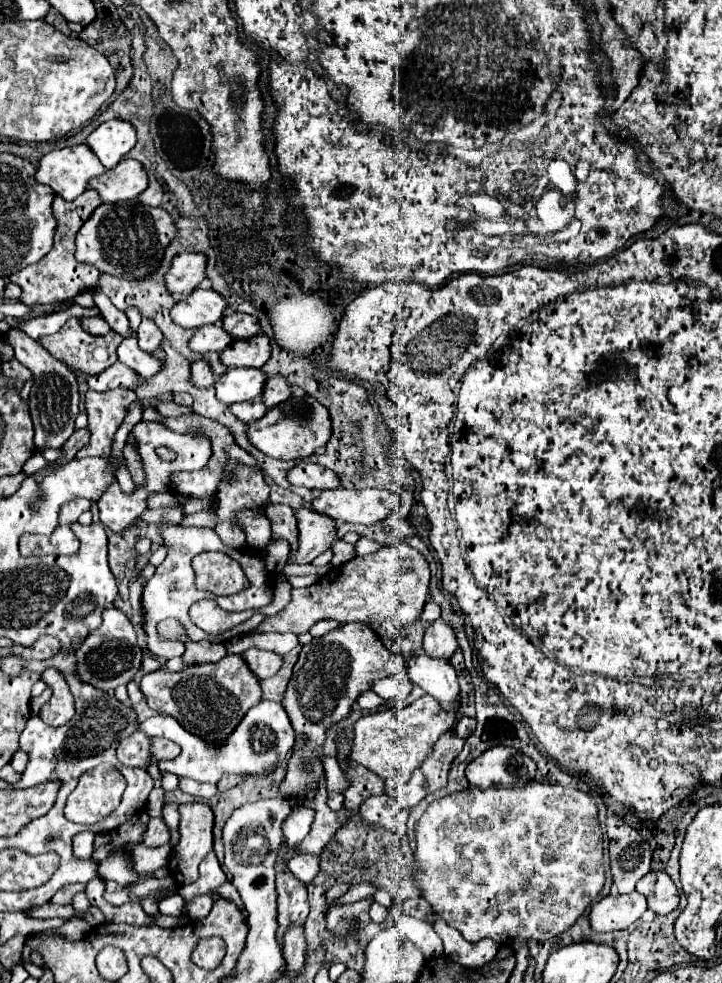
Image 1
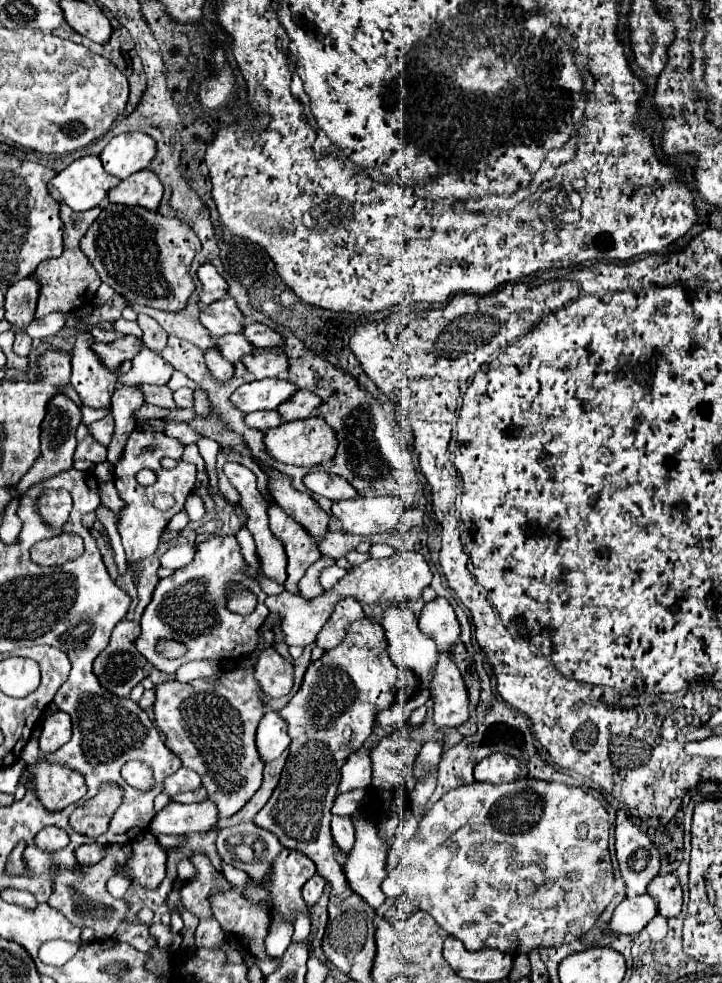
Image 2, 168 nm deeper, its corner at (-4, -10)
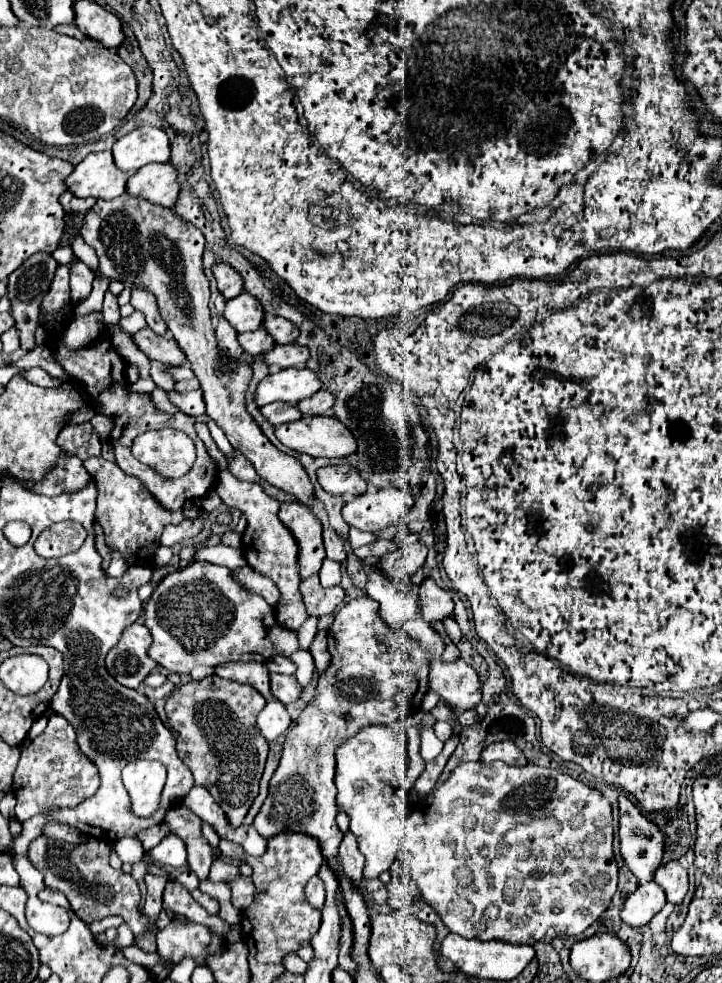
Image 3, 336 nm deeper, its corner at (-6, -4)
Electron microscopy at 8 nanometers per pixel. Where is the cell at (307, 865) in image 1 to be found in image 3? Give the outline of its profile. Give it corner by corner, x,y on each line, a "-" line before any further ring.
314,875
314,879
310,879
310,883
306,885
306,899
314,909
320,909
324,905
324,887
318,875

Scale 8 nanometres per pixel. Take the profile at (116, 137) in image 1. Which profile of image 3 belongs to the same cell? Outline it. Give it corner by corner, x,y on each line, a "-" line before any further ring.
138,127
116,141
112,155
118,169
138,171
148,163
166,163
170,159
170,139
162,129

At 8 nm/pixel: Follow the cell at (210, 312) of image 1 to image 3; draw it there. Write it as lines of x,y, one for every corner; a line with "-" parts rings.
244,291
242,295
238,295
226,303
224,315
234,325
234,329
238,329
240,333
256,331
262,327
264,307
260,305
260,301
256,297
248,295

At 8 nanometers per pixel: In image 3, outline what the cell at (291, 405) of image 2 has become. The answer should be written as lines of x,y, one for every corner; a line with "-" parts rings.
328,389
318,391
318,395
312,395
312,399
304,399
302,403
298,403
298,409
302,411
302,415
324,415
330,413
334,405
334,395

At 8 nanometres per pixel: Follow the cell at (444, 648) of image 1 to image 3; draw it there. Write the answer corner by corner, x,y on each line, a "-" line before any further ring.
430,577
420,583
420,615
426,623
444,621
454,613
454,601
448,591
440,589

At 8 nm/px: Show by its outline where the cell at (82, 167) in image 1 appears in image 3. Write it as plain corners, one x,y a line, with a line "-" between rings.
102,151
90,153
82,163
78,163
74,173
66,179
66,185
74,197
116,199
126,193
126,181
130,175
134,173
120,171
114,165
110,151

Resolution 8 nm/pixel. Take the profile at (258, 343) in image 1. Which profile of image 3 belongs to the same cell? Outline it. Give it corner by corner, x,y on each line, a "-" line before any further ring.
298,343
290,345
276,345
272,351
264,355
266,365
278,365
278,367
304,367
310,359
310,351

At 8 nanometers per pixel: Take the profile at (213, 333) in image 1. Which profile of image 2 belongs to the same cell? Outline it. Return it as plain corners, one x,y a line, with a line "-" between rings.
224,335
224,337
218,337
216,341
216,349
220,351
220,355
226,359
226,361
230,361
230,363
234,363
234,361
240,361
244,355
248,355
248,353
252,353
254,351
254,347
246,341
246,337
244,335

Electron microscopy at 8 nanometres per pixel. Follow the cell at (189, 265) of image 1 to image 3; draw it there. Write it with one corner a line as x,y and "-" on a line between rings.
218,263
218,265
212,267
212,273
214,273
216,281
218,281
220,293
226,299
234,299
236,295
240,295
244,291
244,279
234,267
230,267
226,263

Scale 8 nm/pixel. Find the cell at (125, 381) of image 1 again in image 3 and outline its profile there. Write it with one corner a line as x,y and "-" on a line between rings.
196,389
196,391
188,391
188,393
168,393
170,395
170,401
186,415
192,415
192,417
198,417
206,411
206,405
204,405
204,399
202,399
202,391

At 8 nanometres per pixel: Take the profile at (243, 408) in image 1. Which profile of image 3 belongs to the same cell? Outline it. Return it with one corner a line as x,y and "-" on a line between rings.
276,401
276,403
270,403
270,405
264,405
262,407
262,413
266,415
266,419
278,427
282,423
292,423
292,421
298,421
302,417
300,409
292,403
284,403
284,401

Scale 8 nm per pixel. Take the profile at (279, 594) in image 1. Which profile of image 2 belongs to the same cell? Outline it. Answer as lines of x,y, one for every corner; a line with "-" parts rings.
264,627
256,649
242,657
236,669
218,671
208,679
190,683
166,681
154,689
156,725
166,735
166,747
182,759
184,767
200,773
210,801
218,807
218,817
230,817
240,811
262,785
264,763
256,757
254,735
258,721
264,717
264,701
262,689
254,677
254,665
256,657
260,657
272,641
274,633

